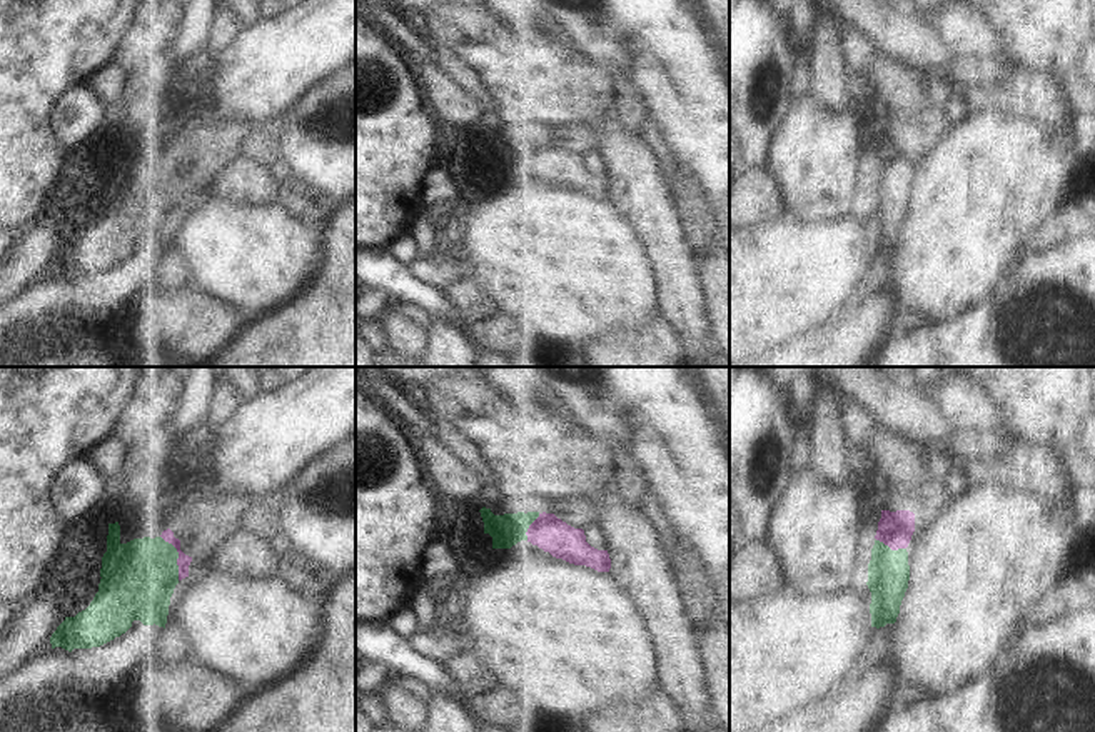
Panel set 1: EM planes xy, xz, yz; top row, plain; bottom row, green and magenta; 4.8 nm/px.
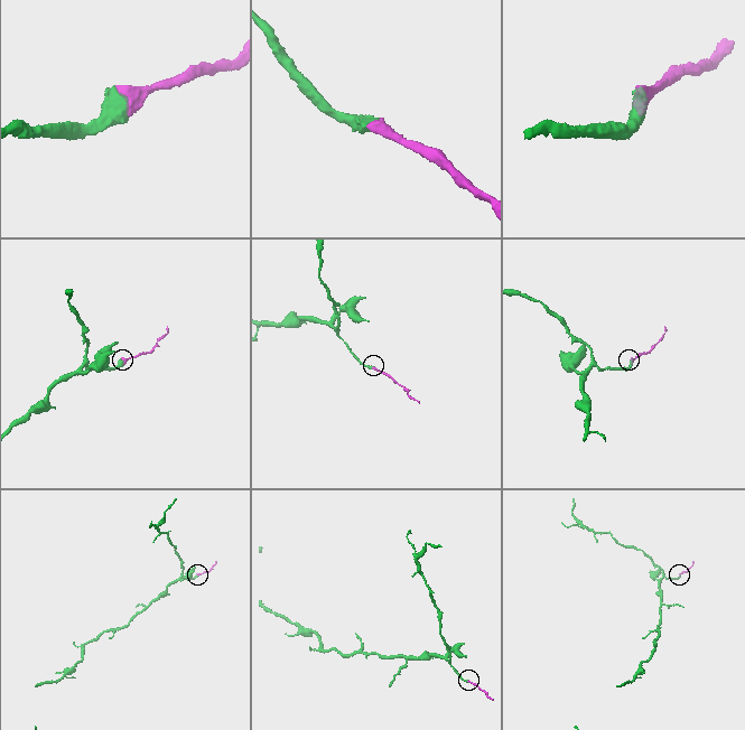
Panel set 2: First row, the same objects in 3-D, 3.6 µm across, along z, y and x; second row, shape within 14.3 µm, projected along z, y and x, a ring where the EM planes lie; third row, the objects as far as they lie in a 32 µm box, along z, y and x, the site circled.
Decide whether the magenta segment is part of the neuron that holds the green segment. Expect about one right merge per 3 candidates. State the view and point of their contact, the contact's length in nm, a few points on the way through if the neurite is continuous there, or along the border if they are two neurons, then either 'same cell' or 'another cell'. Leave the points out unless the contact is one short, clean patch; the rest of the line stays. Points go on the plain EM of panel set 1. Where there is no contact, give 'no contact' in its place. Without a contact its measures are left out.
meets green in xy at (177, 184); contact 240 nm long; same cell

